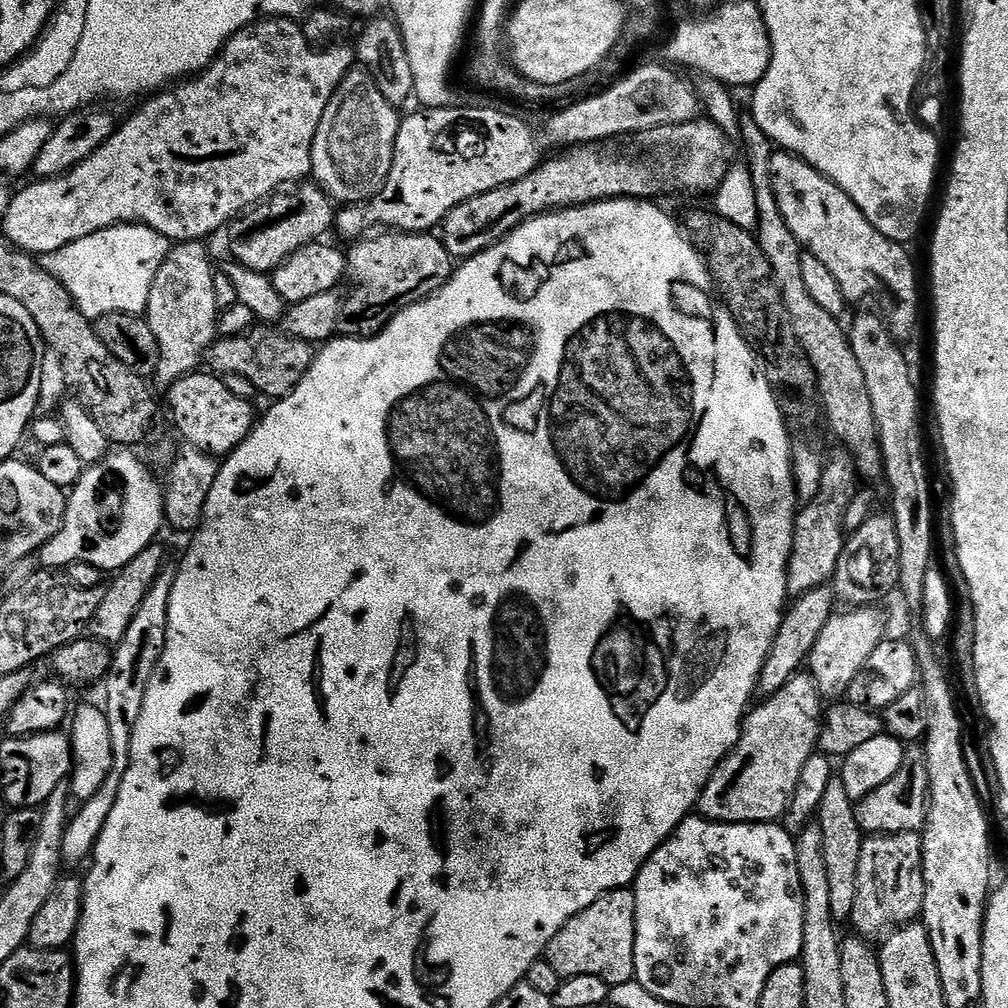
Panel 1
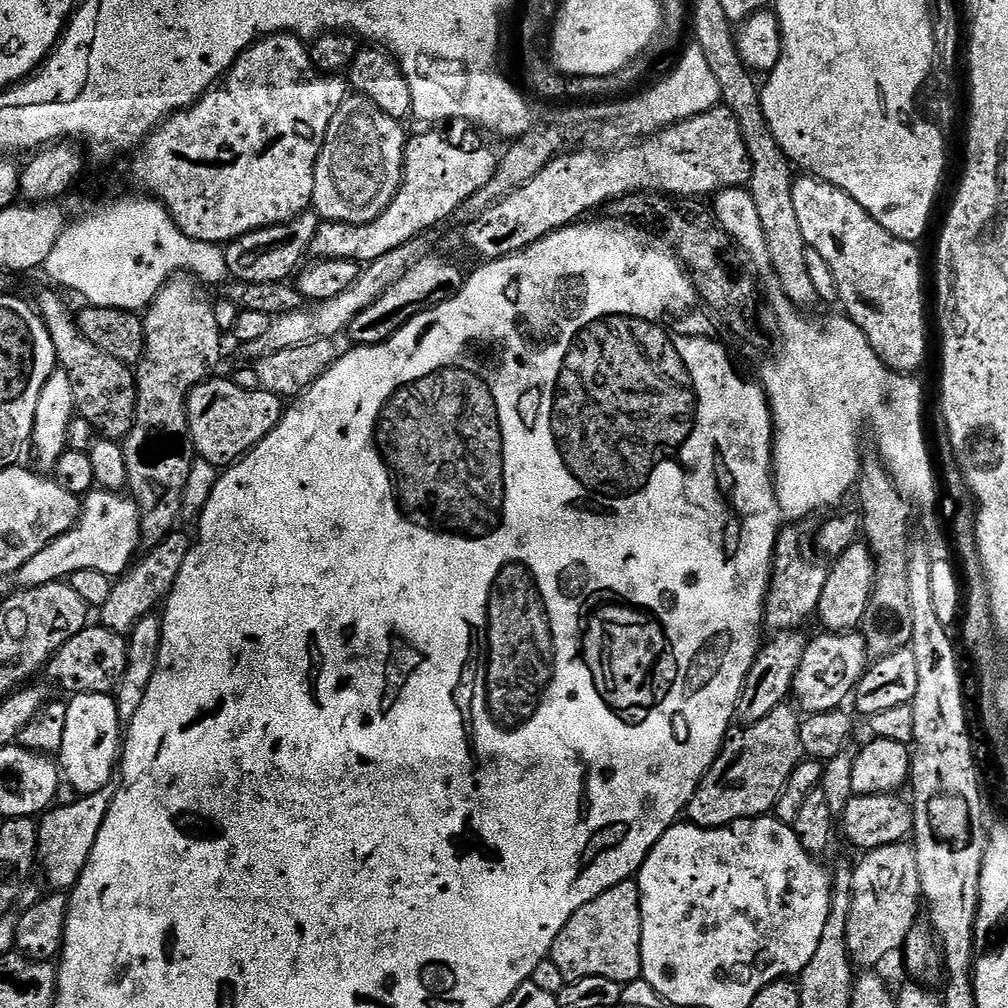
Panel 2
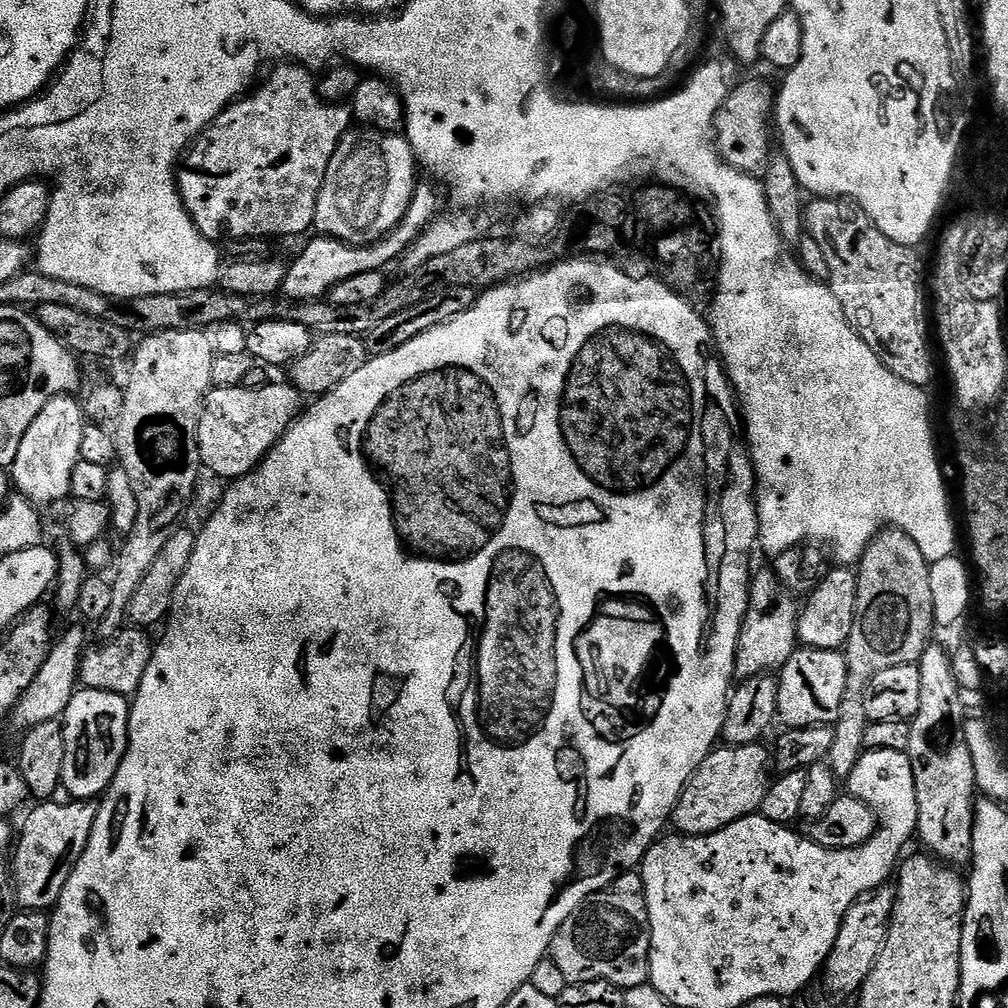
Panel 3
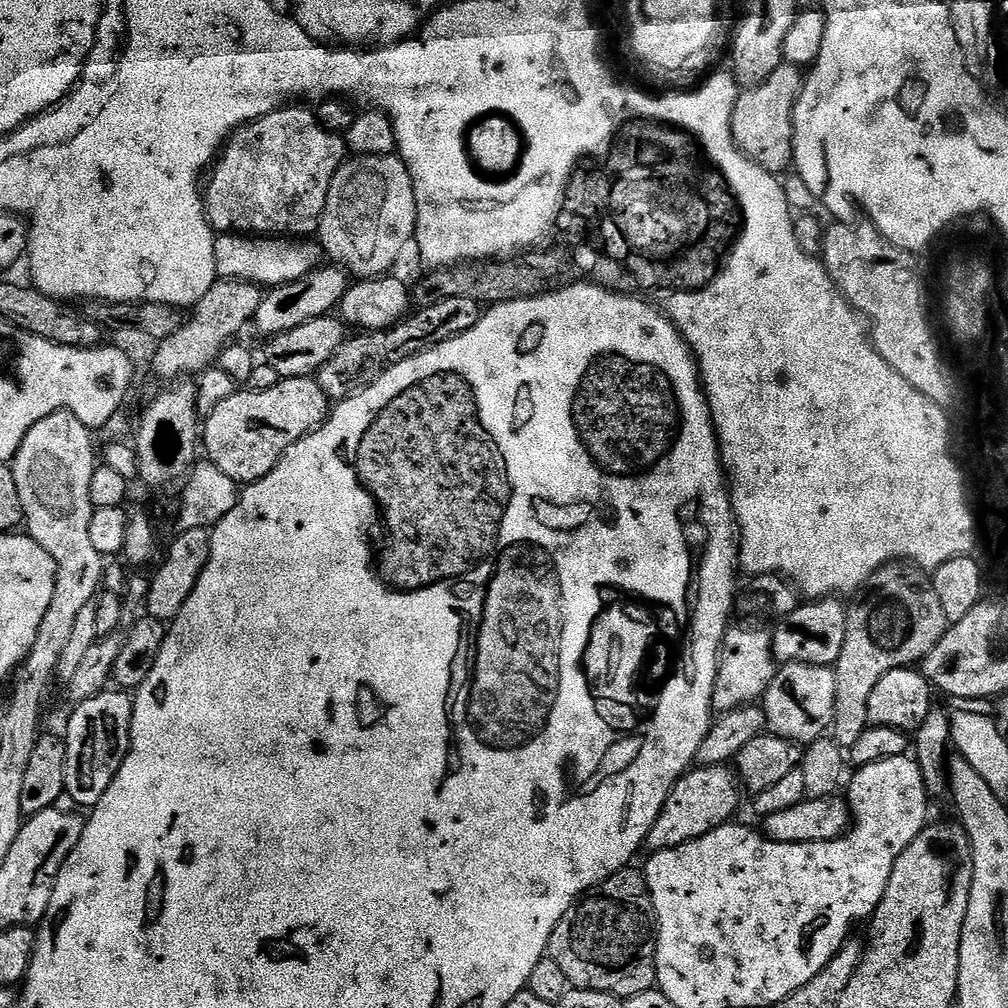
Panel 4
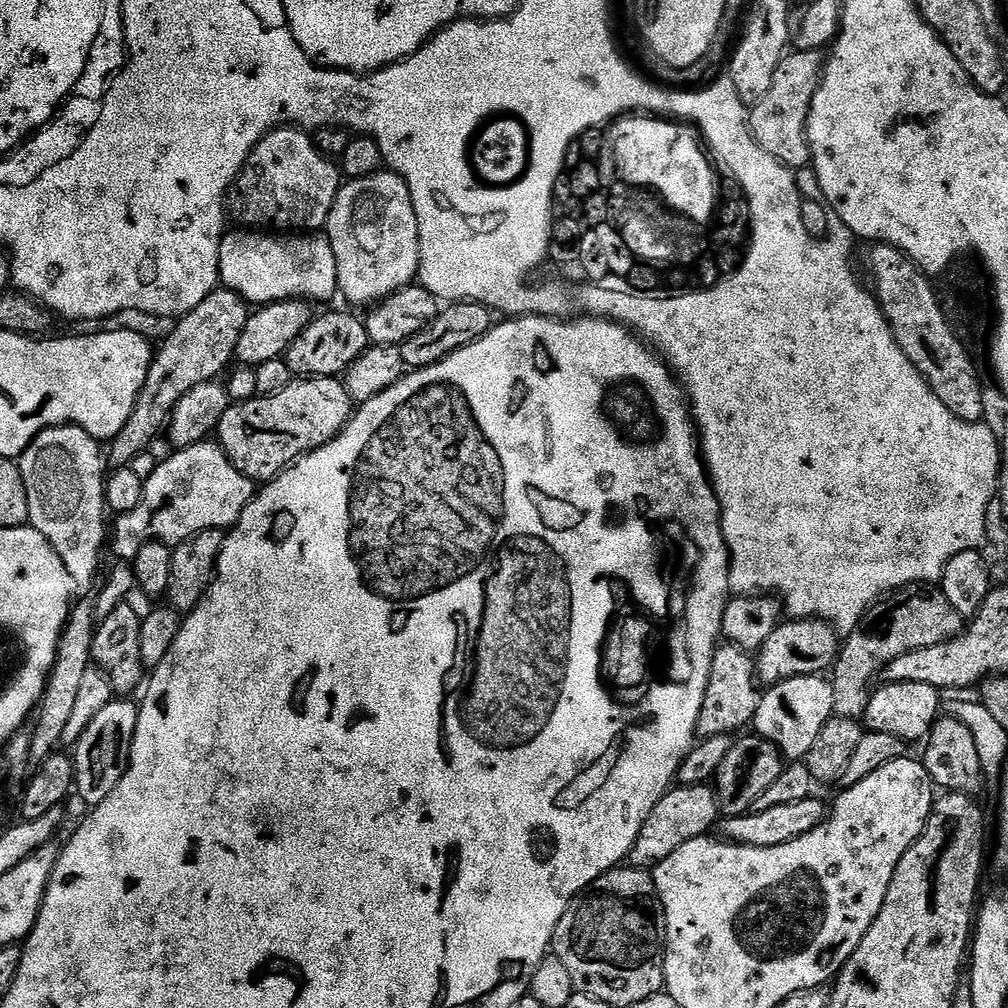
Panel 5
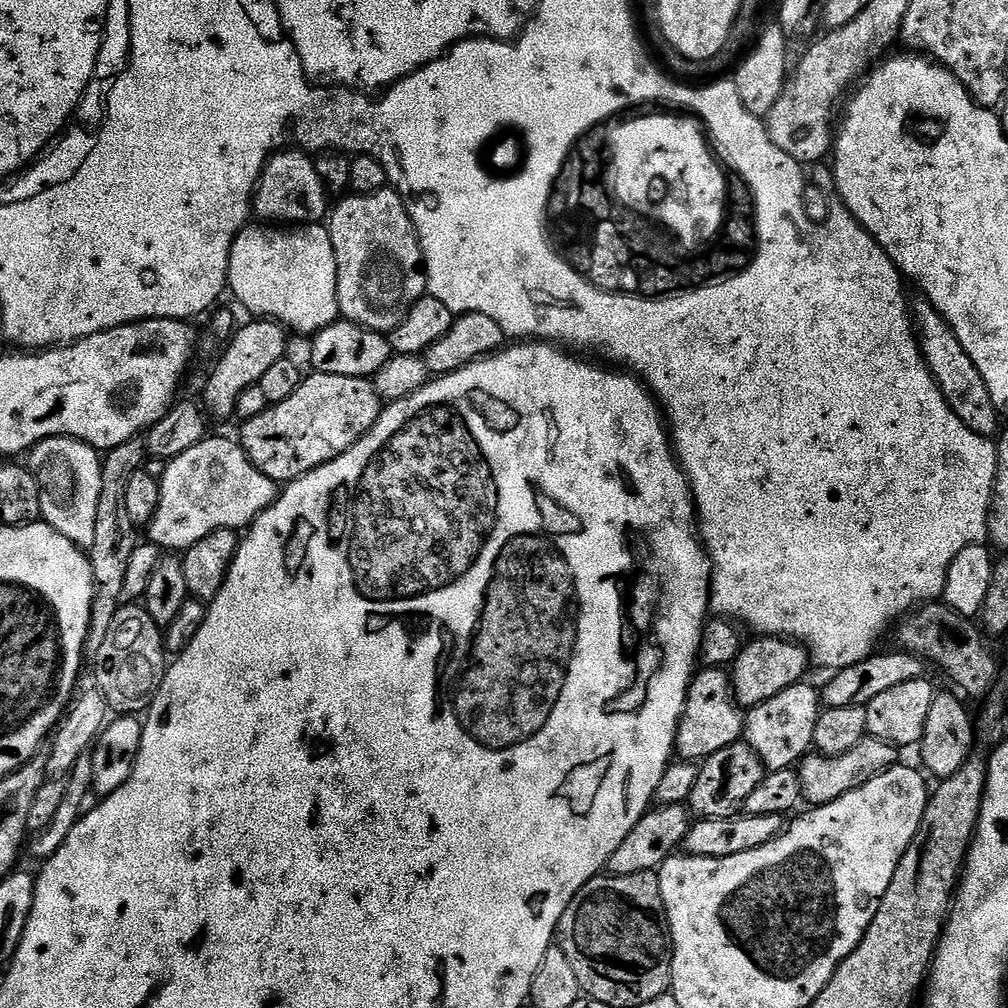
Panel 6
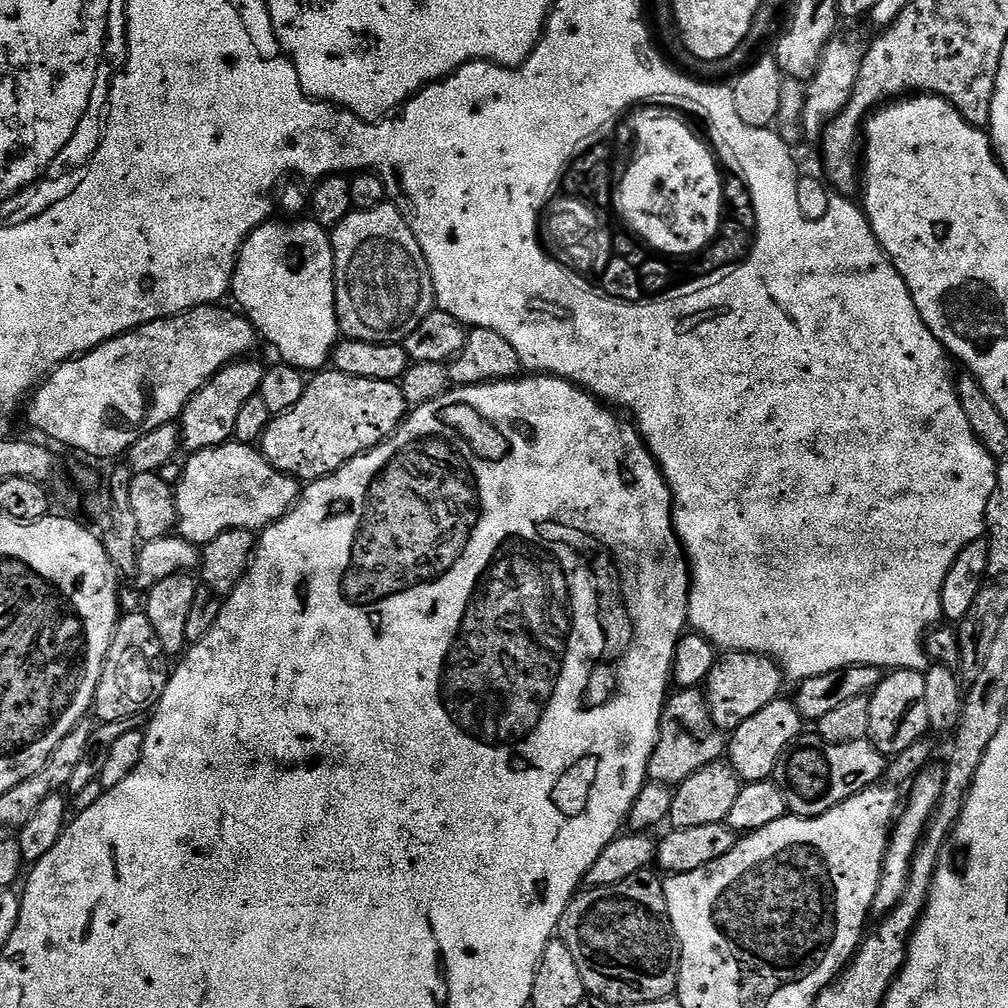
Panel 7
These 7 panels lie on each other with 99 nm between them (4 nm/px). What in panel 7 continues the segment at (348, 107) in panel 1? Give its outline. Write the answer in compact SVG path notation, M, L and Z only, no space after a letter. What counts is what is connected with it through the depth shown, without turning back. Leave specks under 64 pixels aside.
M391 202L379 204L370 210L353 210L341 224L331 229L334 270L336 271L336 321L347 339L375 344L401 343L426 318L436 304L432 275L418 238L406 226L402 214Z

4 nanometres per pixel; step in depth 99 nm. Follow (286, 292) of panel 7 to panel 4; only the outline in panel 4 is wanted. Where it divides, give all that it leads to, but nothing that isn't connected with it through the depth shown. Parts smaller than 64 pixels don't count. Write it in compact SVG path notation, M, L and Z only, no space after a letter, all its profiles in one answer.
M220 234L212 241L212 262L217 277L225 280L249 280L252 284L273 289L279 284L301 280L306 274L317 271L322 264L322 249L319 243L308 238Z

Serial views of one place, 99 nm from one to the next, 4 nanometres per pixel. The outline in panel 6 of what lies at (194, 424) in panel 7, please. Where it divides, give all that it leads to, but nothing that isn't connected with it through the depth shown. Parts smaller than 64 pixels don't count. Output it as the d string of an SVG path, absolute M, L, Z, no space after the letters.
M252 318L249 321L245 328L235 329L234 335L227 341L228 349L221 354L220 361L213 366L212 373L208 376L202 404L213 421L231 421L236 415L238 398L242 398L242 390L257 387L266 370L269 370L274 362L284 358L288 352L290 336L283 324L267 318Z

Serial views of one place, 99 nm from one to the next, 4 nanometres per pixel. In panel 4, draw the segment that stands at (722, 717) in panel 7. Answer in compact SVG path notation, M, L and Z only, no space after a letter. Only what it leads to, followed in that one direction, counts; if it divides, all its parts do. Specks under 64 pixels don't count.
M812 598L801 603L799 608L794 609L789 616L779 621L780 626L775 630L772 637L772 653L776 655L781 665L786 664L813 664L827 668L835 665L836 659L842 654L842 646L846 646L846 626L848 625L849 609L844 608L840 598Z

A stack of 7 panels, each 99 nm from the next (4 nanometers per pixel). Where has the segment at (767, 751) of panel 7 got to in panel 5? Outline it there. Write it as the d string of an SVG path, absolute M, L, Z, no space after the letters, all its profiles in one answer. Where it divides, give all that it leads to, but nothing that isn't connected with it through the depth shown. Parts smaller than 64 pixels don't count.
M823 675L790 678L771 685L761 695L754 732L776 745L776 749L789 761L800 762L807 757L818 734L822 734L822 726L826 726L833 714L834 690L831 679Z

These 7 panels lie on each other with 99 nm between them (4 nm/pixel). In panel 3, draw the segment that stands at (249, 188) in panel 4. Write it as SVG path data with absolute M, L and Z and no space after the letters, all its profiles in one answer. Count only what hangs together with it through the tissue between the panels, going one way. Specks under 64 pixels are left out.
M280 62L272 70L268 77L263 77L264 85L262 80L255 91L232 101L217 114L192 141L183 157L178 172L180 197L205 241L244 240L247 236L300 236L316 223L318 194L338 142L353 127L352 109L323 100L313 73L302 64Z

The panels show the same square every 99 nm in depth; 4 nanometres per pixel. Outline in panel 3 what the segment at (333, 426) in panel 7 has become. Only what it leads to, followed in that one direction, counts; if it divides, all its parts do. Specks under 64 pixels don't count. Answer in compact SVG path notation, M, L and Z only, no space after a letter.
M269 382L258 389L217 388L204 398L198 418L200 463L224 482L245 476L260 465L264 455L288 432L302 411L302 394L291 383Z

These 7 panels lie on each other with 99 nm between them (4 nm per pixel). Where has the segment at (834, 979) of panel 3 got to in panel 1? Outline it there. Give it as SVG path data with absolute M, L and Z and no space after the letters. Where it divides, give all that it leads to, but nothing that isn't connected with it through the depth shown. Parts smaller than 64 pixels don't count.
M899 832L889 836L869 835L862 846L862 858L858 858L858 895L854 898L851 927L865 938L883 937L885 934L911 924L924 910L924 867L922 854L924 841L919 832Z

